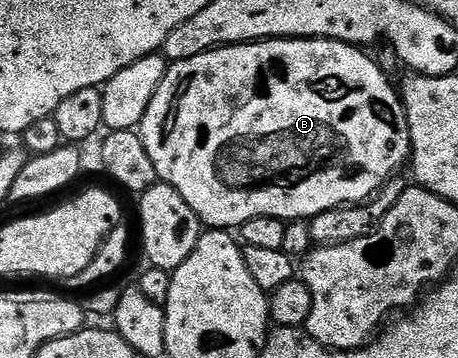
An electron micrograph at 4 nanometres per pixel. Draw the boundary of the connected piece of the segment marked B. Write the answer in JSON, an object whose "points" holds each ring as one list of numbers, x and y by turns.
{"points":[[268,38,261,42,243,42,241,44,223,44,212,50,205,50,203,54,192,56,183,62,173,63,167,69,164,80,160,84,160,88,156,88,156,96,152,96,152,104,148,104,148,112,144,112,144,120,140,127,140,133,144,140,144,148,148,148,148,157,152,160,152,164,156,164,156,172,159,179,165,185,176,188,176,192,180,192,180,196,184,196,184,200,188,204,188,208,192,208,192,212,196,212,198,219,207,227,216,230,229,231,231,228,241,228,248,220,256,220,256,216,272,216,283,220,309,220,314,218,320,212,328,212,345,208,347,206,357,206,363,202,370,201,391,178,399,173,398,169,404,167,410,160,410,133,408,132,408,120,406,119,406,109,402,106,402,100,399,91,390,83,390,78,369,58,365,49,357,46,350,46,346,42,334,42,330,38]]}

